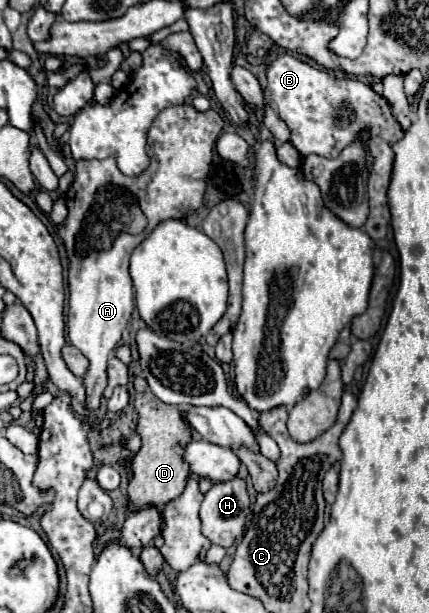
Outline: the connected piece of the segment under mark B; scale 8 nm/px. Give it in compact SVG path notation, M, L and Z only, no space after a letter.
M280 55L268 65L268 91L272 105L276 107L280 119L290 129L290 141L302 157L316 153L320 157L334 159L338 151L352 145L366 133L364 143L368 143L368 153L372 157L370 183L368 183L368 203L370 213L364 225L366 233L376 241L386 237L390 211L386 205L386 189L390 183L394 153L388 149L394 141L402 137L400 123L392 115L392 109L384 97L372 91L372 87L356 77L338 79L328 69L308 65L294 55Z

